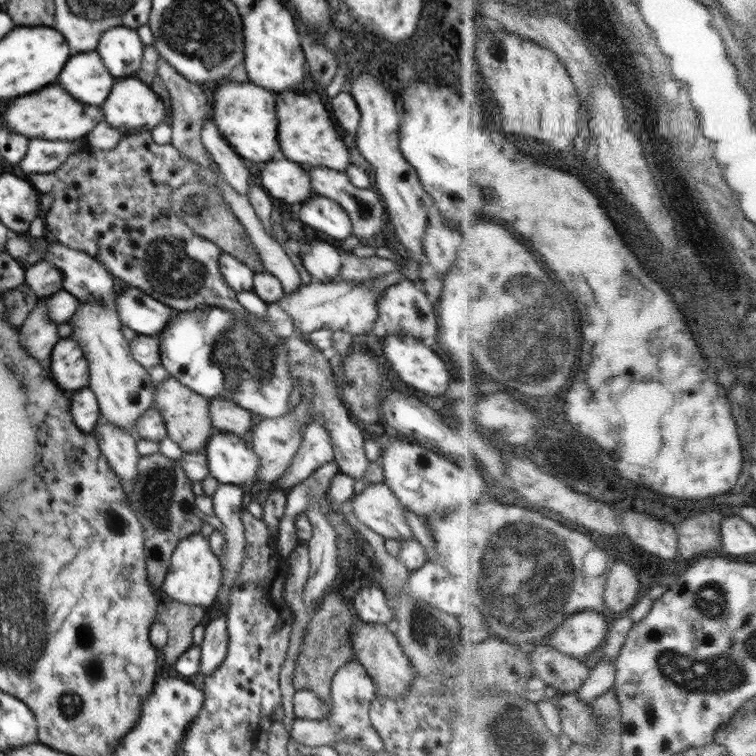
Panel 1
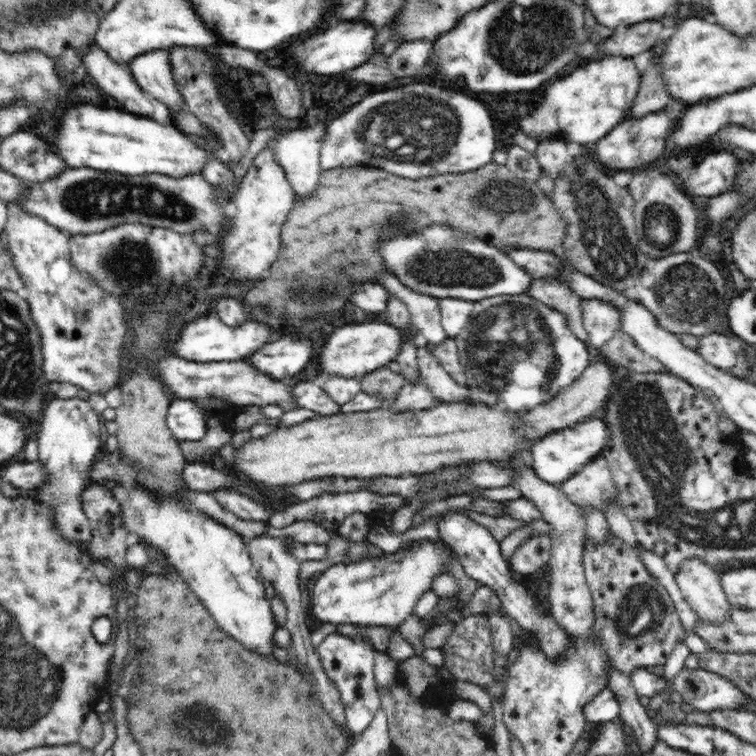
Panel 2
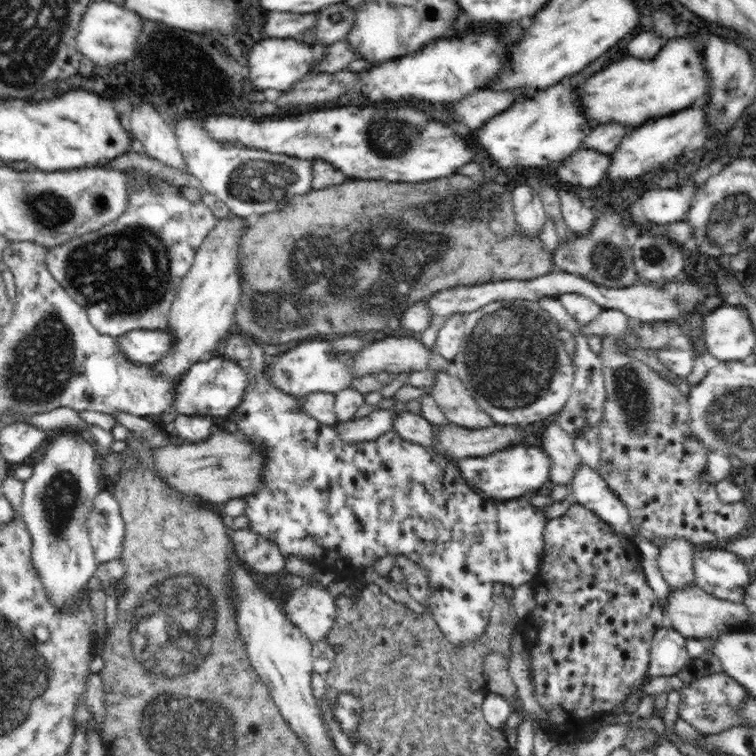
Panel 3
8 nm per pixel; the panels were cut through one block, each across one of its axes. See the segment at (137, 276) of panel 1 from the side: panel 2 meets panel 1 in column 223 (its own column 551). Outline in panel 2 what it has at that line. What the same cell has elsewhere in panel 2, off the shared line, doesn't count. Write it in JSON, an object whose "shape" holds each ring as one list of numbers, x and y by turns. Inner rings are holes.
{"shape":[[533,278,528,294,550,309,564,314,572,333,586,342,588,333,583,327,582,299,568,284,555,278]]}

